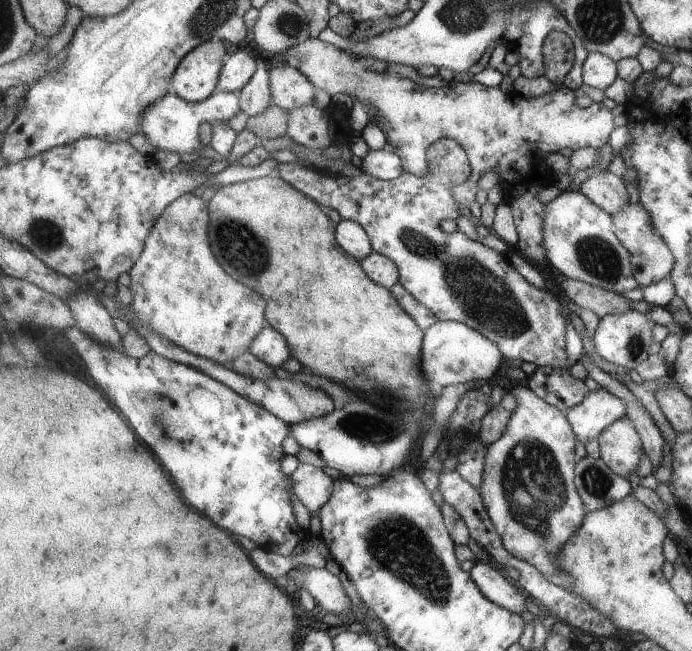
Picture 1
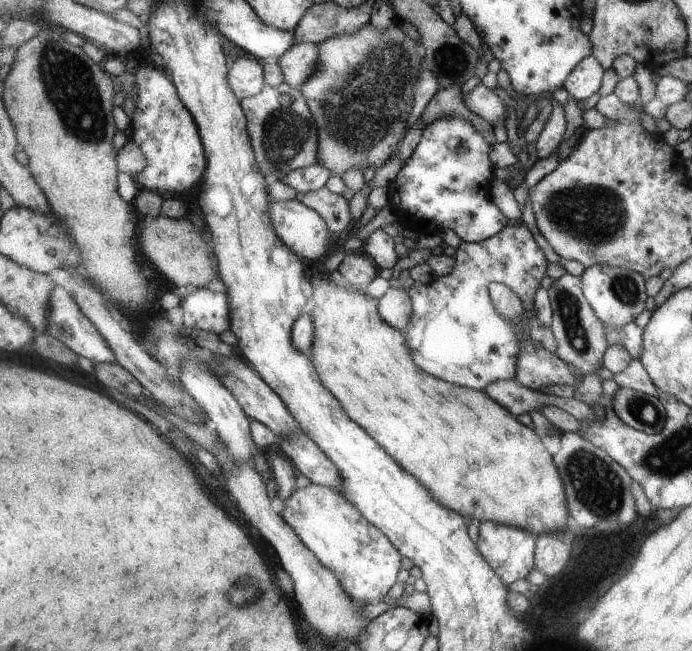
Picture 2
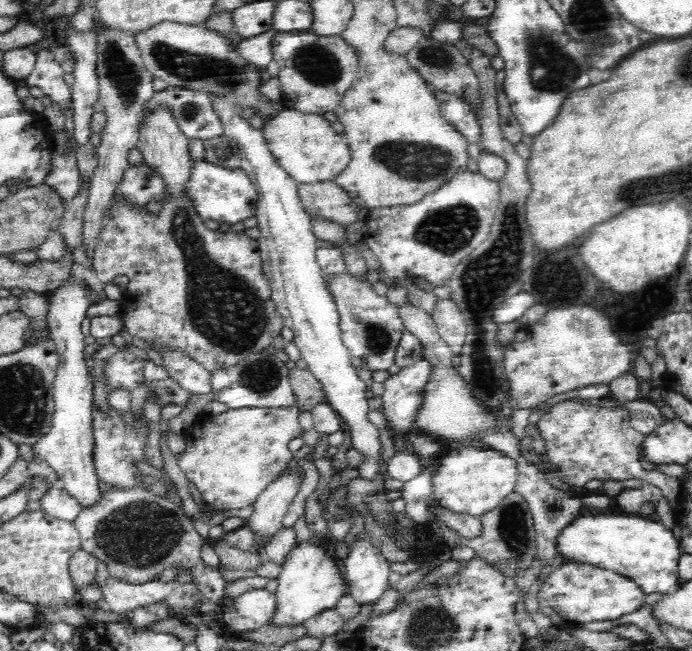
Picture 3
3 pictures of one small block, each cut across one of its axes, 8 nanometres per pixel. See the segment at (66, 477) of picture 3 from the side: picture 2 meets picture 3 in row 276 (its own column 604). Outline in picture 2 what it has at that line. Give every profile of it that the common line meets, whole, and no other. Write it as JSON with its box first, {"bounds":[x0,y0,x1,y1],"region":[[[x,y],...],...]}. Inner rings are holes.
{"bounds":[564,55,606,101],"region":[[[591,55],[572,70],[564,88],[577,101],[585,100],[601,90],[605,71],[606,68],[597,60],[597,57]]]}

